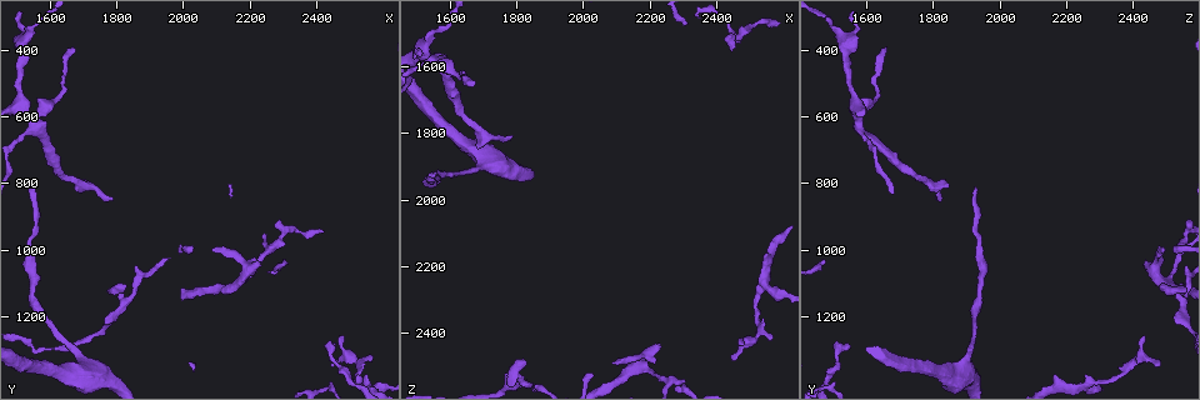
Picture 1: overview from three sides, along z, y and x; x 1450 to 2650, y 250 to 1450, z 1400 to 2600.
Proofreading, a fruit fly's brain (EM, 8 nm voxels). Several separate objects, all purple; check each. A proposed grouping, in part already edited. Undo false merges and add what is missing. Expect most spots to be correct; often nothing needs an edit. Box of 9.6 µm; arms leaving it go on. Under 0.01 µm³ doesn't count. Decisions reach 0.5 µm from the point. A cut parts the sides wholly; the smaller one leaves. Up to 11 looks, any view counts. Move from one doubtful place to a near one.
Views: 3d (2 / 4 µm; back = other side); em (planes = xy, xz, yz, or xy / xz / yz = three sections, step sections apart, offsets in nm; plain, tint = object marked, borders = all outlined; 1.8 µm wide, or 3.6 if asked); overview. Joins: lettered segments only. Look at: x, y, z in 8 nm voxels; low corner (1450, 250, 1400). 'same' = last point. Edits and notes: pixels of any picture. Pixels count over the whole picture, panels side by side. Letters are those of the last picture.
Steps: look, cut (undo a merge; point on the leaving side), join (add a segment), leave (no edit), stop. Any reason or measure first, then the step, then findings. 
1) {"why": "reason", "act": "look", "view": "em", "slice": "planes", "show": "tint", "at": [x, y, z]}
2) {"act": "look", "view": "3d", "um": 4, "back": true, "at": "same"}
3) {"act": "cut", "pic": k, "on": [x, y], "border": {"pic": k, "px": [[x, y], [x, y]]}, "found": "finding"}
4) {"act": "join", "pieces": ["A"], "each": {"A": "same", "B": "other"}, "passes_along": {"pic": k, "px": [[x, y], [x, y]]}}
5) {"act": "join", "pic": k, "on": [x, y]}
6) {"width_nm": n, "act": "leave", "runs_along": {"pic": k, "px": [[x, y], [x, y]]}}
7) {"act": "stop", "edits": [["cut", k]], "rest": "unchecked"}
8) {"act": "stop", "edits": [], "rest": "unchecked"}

{"why": "end of a long branch", "act": "look", "view": "3d", "um": 4, "at": [1780, 850, 1820]}

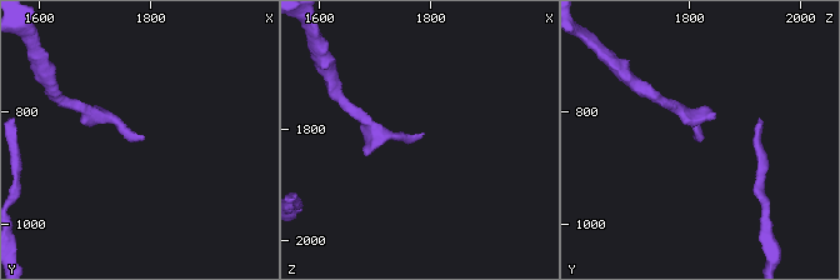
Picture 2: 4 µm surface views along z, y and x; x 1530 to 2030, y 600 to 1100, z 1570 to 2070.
{"act": "look", "view": "em", "slice": "xy", "step": 4, "show": "tint", "at": [1790, 845, 1815]}

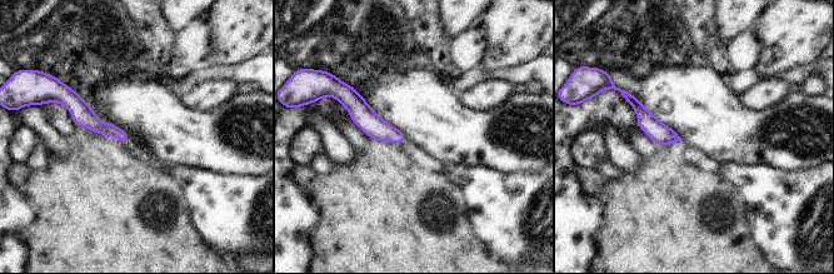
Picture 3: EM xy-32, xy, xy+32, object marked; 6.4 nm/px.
{"act": "look", "view": "em", "slice": "planes", "show": "borders", "at": "same"}

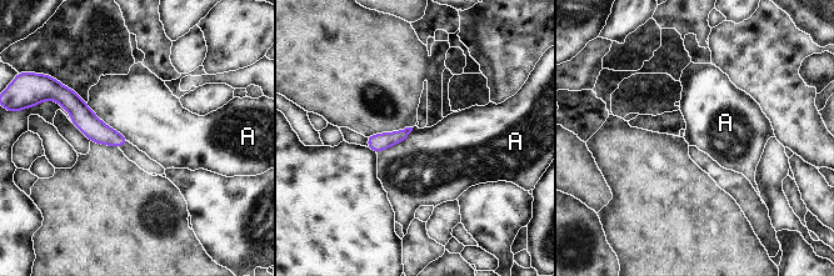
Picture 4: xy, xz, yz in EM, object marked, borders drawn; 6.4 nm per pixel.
{"width_nm": 90, "longest_contact_nm": ["A", 380], "act": "leave", "each": {"A": "other"}, "found": "none of them fits"}

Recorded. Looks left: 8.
{"why": "sharp bend", "act": "look", "view": "3d", "um": 2, "at": [1540, 600, 1570]}

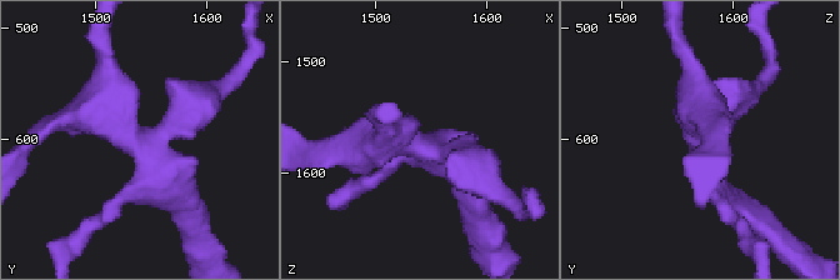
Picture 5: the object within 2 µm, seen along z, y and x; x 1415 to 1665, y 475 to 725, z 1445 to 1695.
{"arms": 4, "why": "need the tissue", "act": "look", "view": "em", "slice": "planes", "show": "plain", "at": [1544, 608, 1578]}

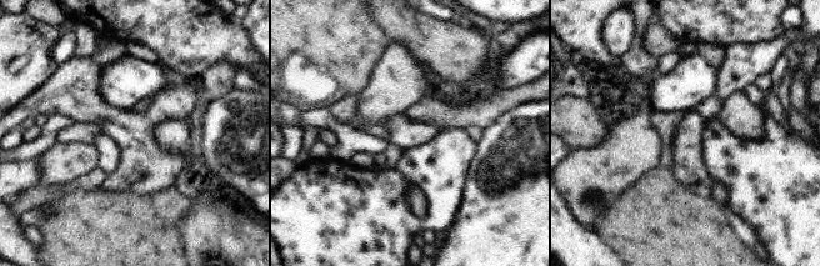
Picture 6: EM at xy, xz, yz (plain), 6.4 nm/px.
{"act": "look", "view": "em", "slice": "planes", "show": "borders", "at": "same"}

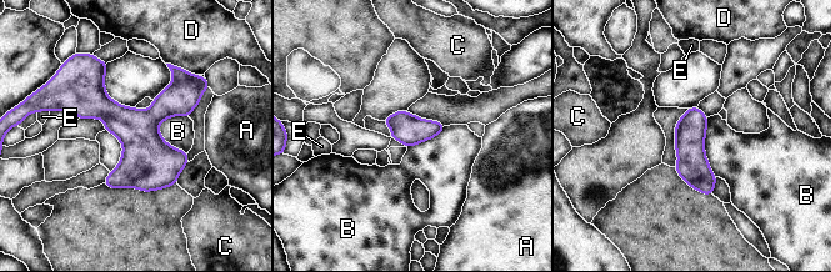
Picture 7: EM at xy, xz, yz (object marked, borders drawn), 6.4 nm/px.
{"longest_contact_nm": ["B", 280], "act": "leave", "each": {"A": "other", "B": "other", "C": "other", "D": "other", "E": "other"}, "runs_along": {"pic": 7, "px": [[692, 110], [692, 167], [709, 191]]}, "found": "all the same cell"}

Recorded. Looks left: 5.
{"why": "branch stops here", "act": "look", "view": "3d", "um": 4, "at": [2450, 1290, 1550]}

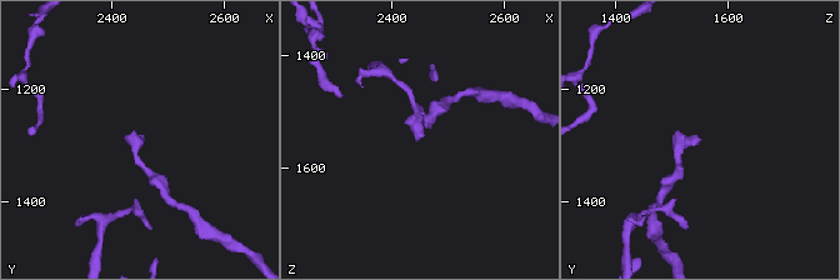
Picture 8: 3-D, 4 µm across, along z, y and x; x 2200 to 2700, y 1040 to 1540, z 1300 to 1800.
{"act": "look", "view": "em", "slice": "xz", "step": 8, "show": "tint", "at": [2455, 1280, 1550]}

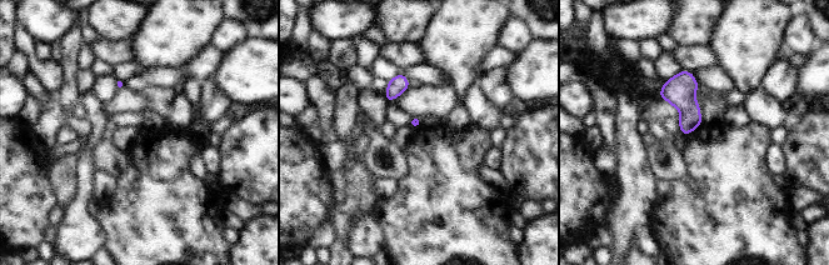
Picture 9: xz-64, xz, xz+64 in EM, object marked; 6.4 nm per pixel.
{"why": "another direction", "act": "look", "view": "em", "slice": "planes", "show": "borders", "at": "same"}

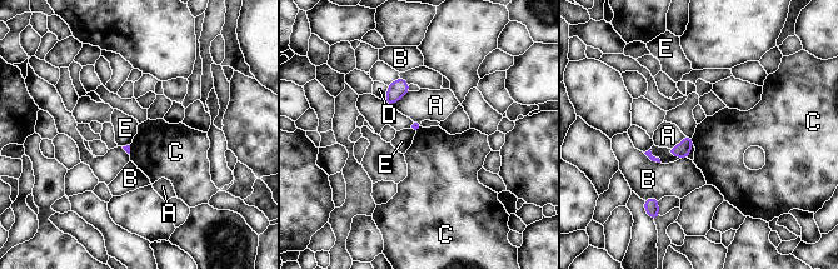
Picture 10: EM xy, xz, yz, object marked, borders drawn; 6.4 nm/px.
{"longest_contact_nm": ["A", 170], "act": "leave", "each": {"A": "other", "B": "other", "C": "other", "D": "other", "E": "other"}, "found": "no lettered segment goes on from it"}

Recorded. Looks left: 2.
{"why": "tapers out", "act": "look", "view": "3d", "um": 2, "at": [2480, 1270, 2440]}

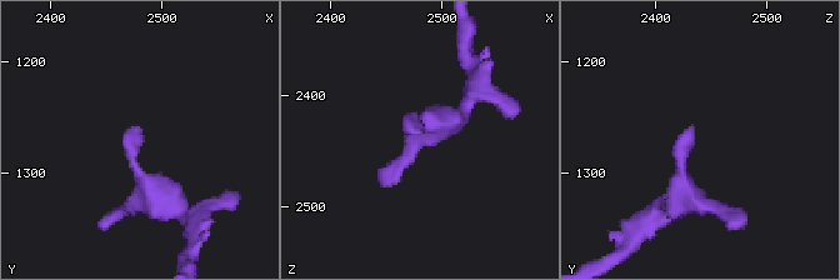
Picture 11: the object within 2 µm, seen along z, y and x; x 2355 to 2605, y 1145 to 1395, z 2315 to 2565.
{"why": "shape alone is not enough", "act": "look", "view": "em", "slice": "planes", "show": "borders", "at": [2480, 1262, 2434]}

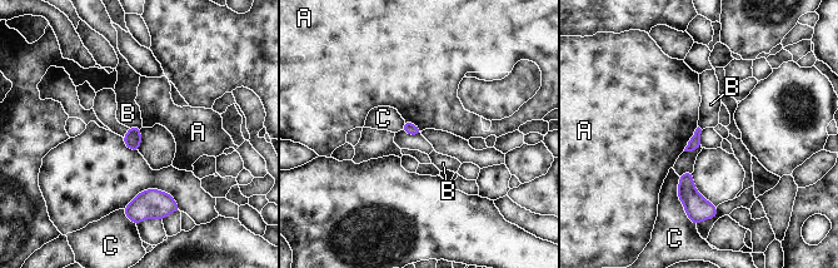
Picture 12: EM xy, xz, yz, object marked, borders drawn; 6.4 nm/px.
{"act": "leave", "each": {"A": "other", "B": "other", "C": "other"}, "border": {"pic": 12, "px": [[698, 127], [683, 150]]}, "found": "no lettered segment goes on from it"}

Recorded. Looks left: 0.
{"act": "stop", "edits": [], "rest": "unchecked"}

